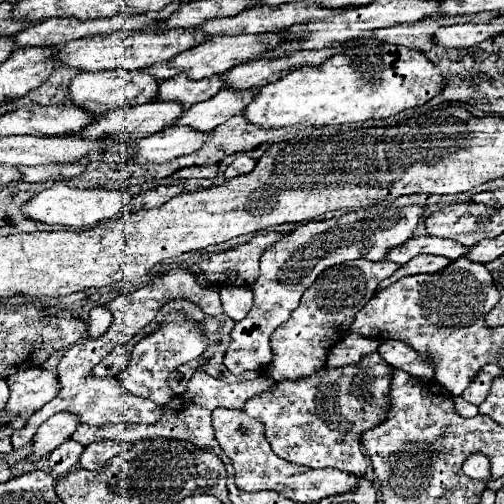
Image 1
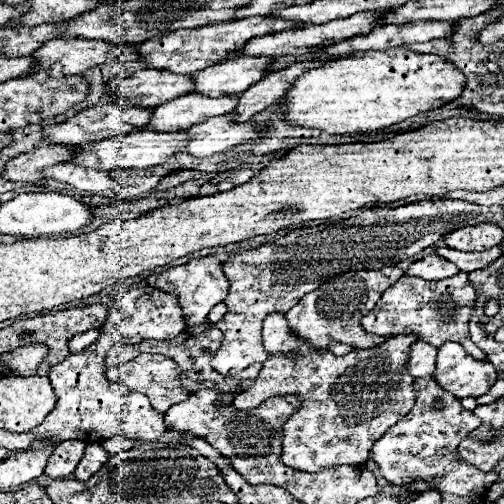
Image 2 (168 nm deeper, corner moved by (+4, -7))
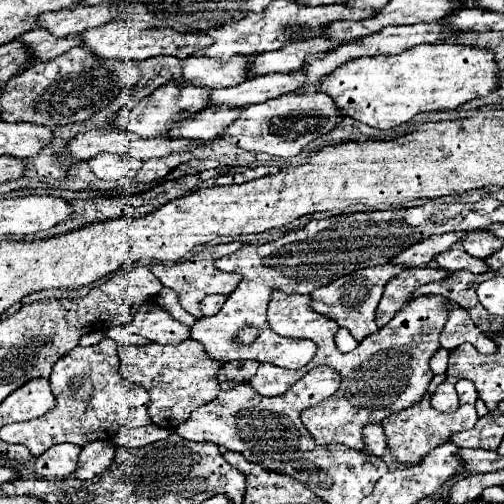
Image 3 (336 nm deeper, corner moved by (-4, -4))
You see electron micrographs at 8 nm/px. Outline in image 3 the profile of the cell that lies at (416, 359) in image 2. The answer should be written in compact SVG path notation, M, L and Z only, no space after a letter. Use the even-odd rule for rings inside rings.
M438 349L436 355L432 357L432 371L434 373L446 373L446 365L448 365L448 351L446 349Z

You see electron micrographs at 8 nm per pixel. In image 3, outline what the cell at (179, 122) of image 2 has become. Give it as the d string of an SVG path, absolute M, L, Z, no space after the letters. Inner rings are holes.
M268 73L260 77L252 77L236 87L228 89L212 89L210 103L220 105L226 103L230 107L246 107L254 103L264 103L274 97L282 97L286 93L298 93L304 85L304 73Z

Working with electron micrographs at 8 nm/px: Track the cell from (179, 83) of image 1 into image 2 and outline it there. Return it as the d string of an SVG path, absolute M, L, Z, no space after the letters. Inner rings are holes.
M240 58L226 60L214 64L212 68L204 68L204 72L192 72L190 80L196 86L196 94L218 98L232 96L244 92L256 80L262 80L260 72L264 72L264 64L270 64L268 58Z

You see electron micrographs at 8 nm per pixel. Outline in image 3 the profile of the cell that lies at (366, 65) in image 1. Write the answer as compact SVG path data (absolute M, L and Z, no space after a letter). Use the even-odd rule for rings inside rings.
M434 43L434 45L416 45L398 55L374 55L374 57L358 57L344 63L336 73L330 73L322 83L320 91L332 95L340 109L346 109L348 117L354 121L362 121L376 129L394 129L414 115L424 111L450 111L458 109L466 101L486 97L490 91L498 87L500 69L496 65L494 53L490 49L466 47L466 45L450 45L450 43Z

